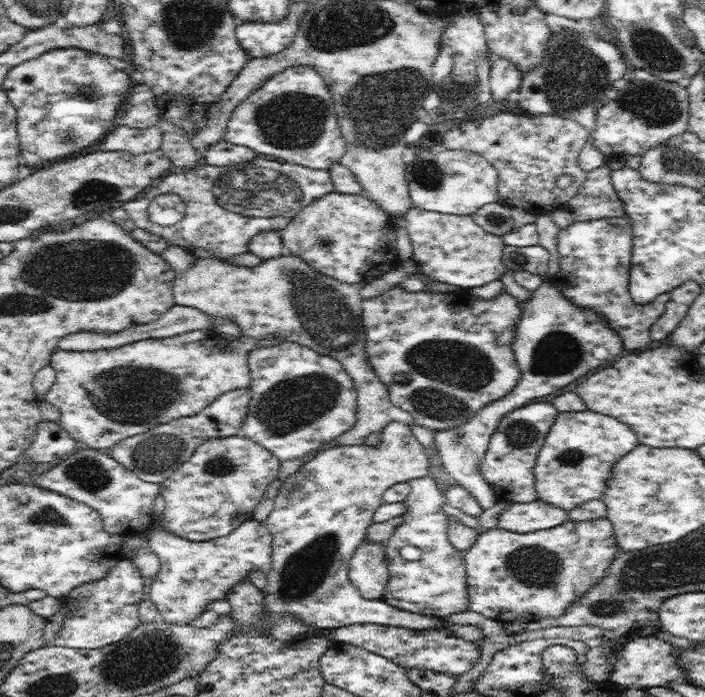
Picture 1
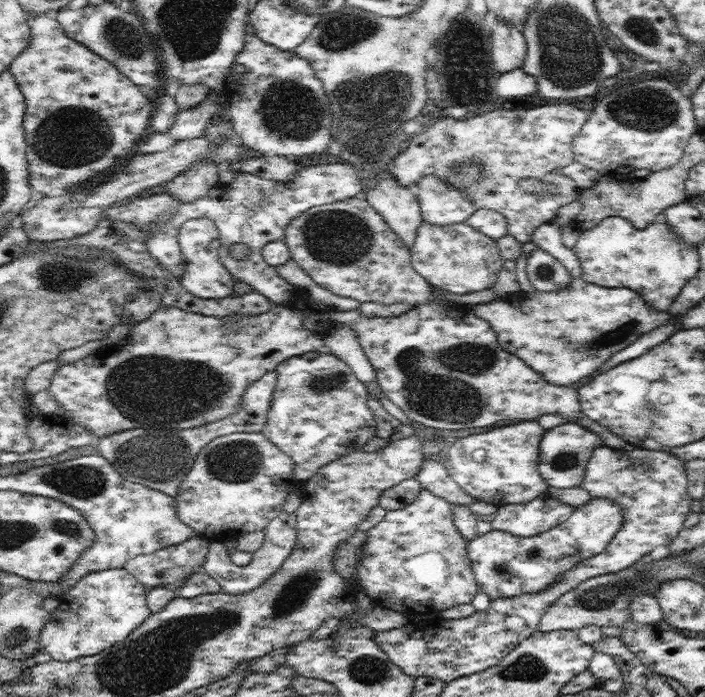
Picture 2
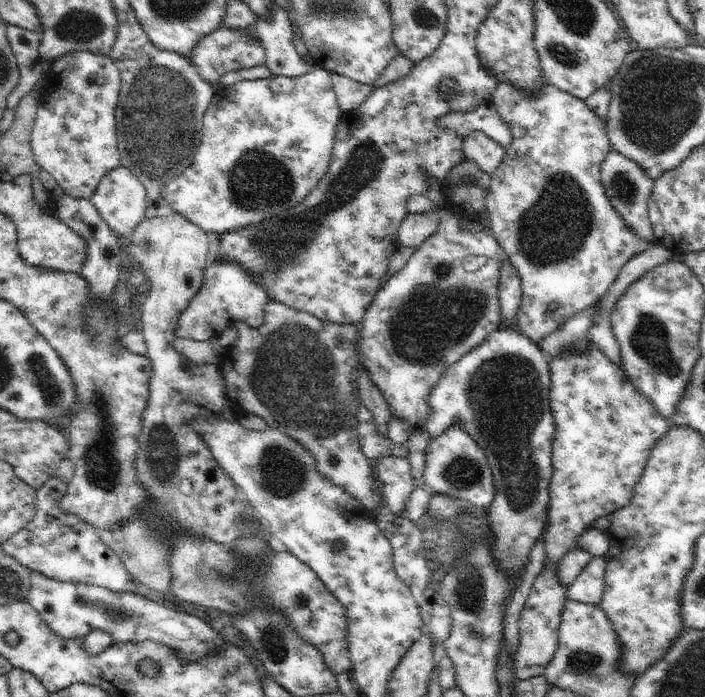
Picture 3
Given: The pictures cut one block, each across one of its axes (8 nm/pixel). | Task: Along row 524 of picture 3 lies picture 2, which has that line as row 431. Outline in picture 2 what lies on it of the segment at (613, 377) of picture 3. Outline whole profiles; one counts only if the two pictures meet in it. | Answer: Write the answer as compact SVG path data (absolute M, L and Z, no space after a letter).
M564 422L545 431L540 443L538 462L540 476L552 488L582 486L588 460L592 456L592 451L596 450L598 446L606 446L606 444L595 432L576 422Z

